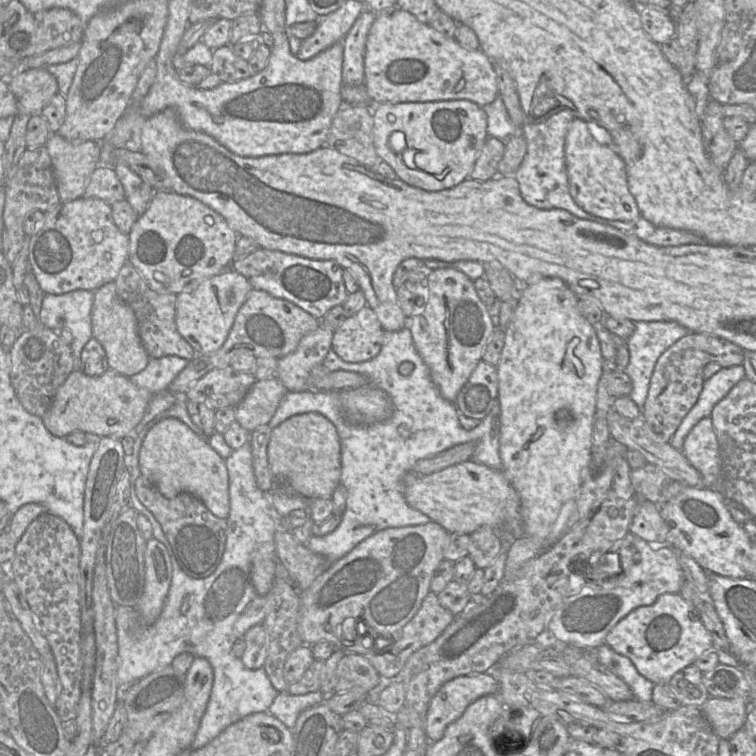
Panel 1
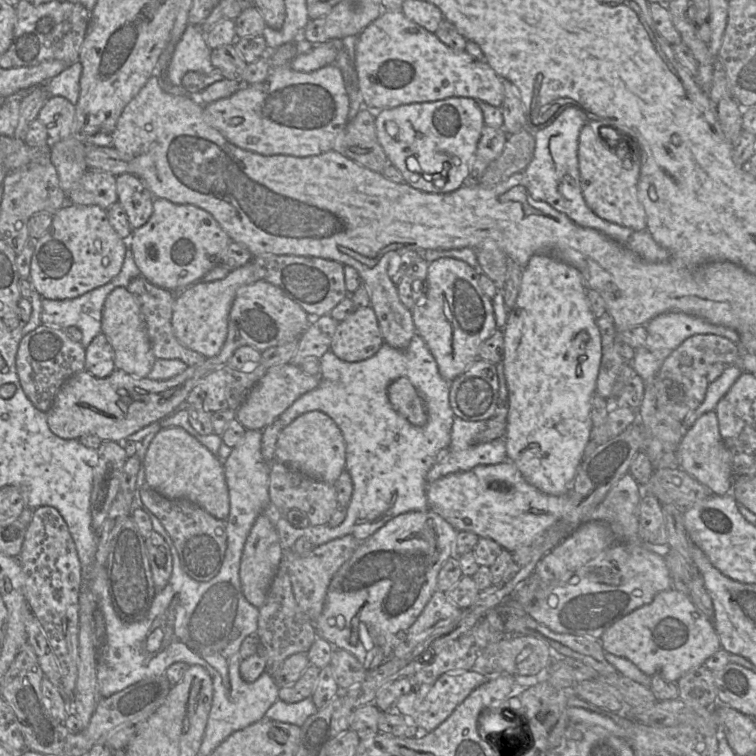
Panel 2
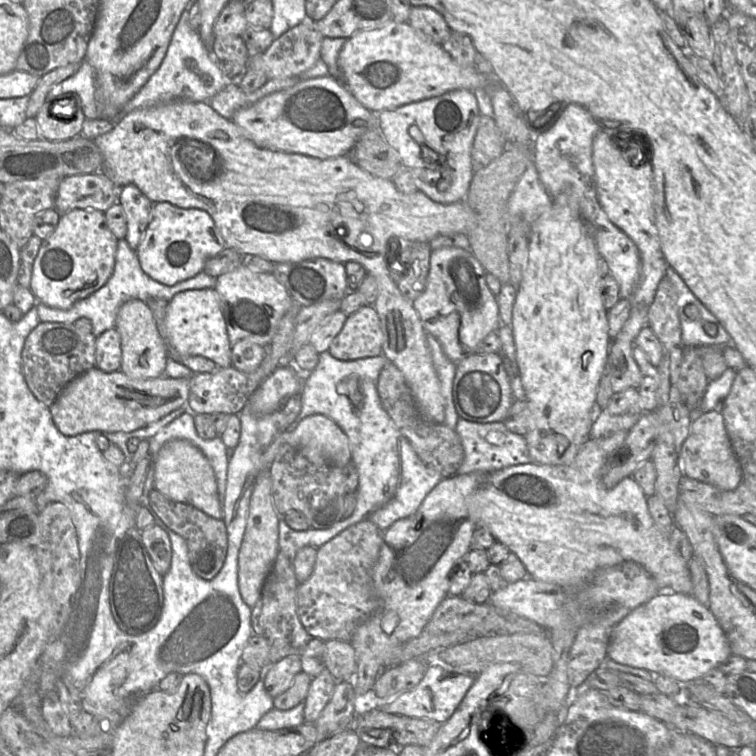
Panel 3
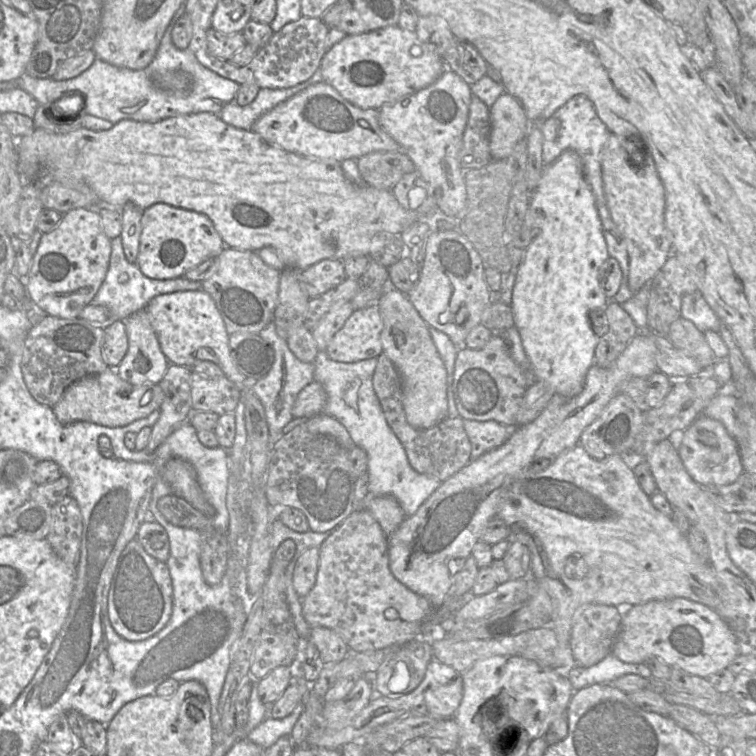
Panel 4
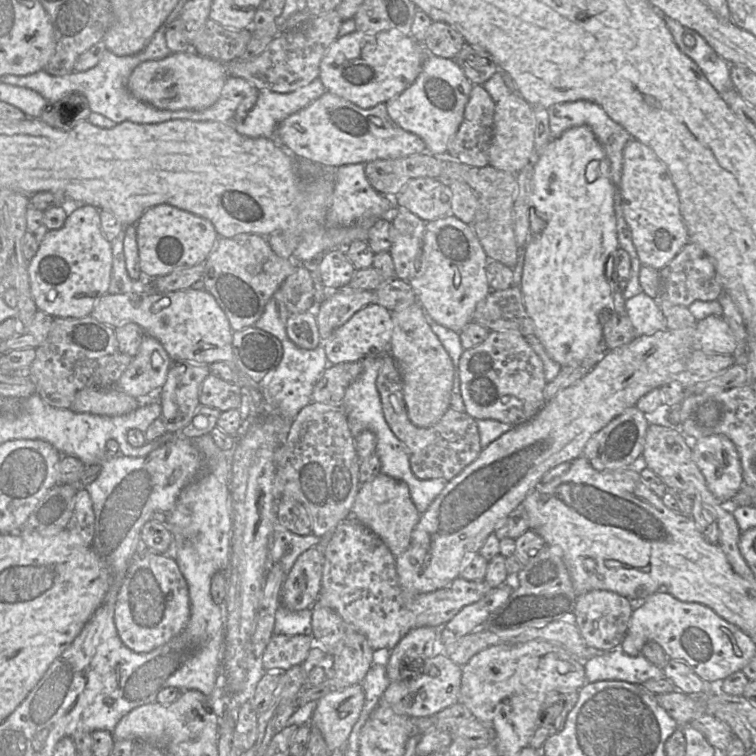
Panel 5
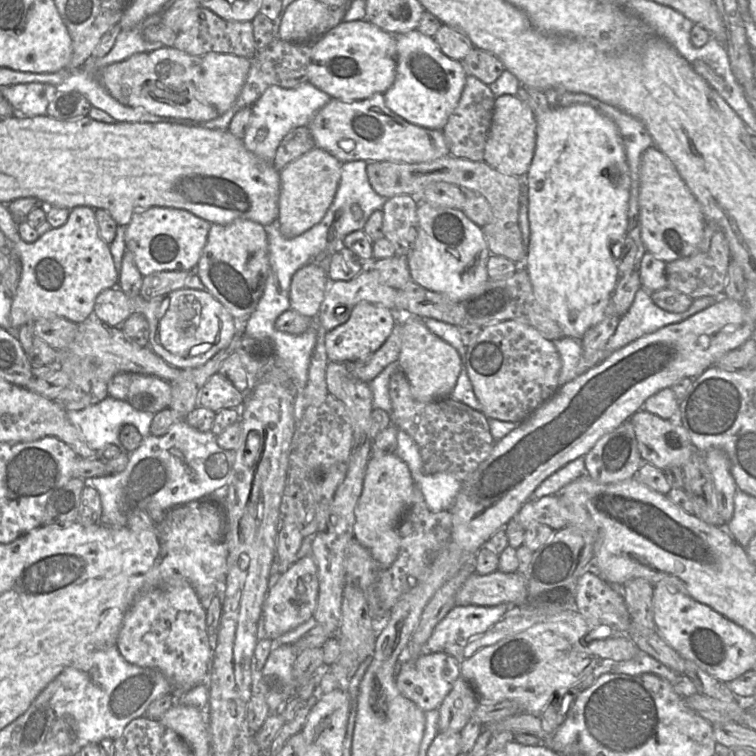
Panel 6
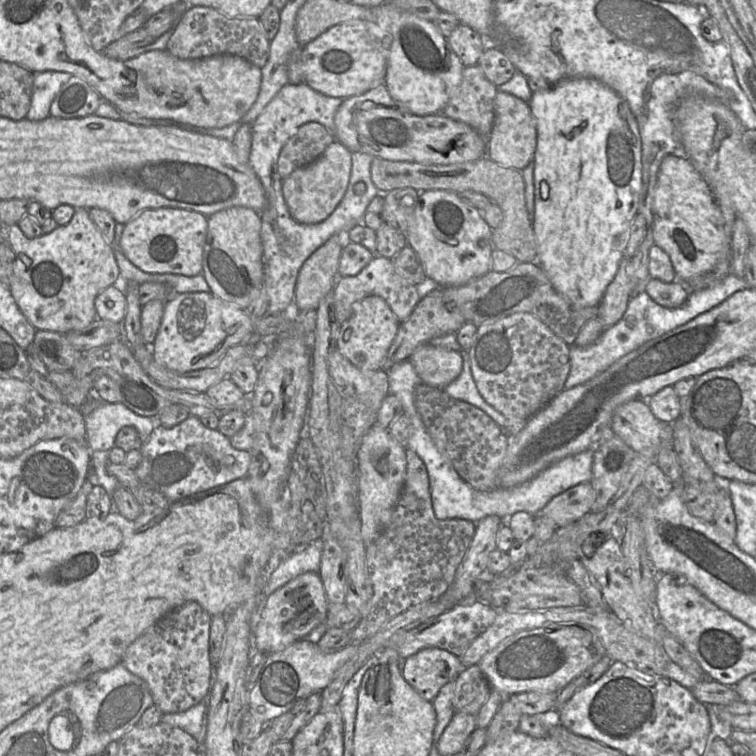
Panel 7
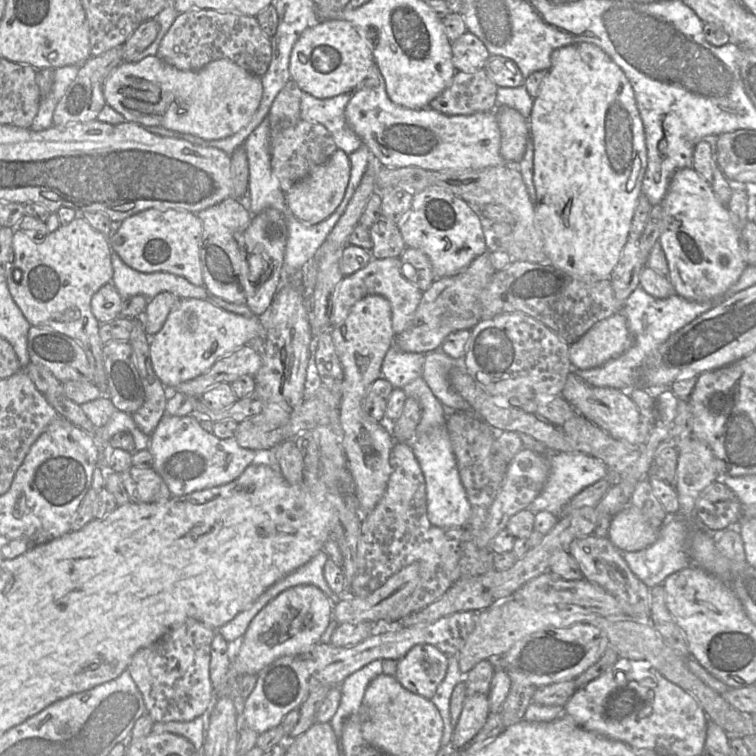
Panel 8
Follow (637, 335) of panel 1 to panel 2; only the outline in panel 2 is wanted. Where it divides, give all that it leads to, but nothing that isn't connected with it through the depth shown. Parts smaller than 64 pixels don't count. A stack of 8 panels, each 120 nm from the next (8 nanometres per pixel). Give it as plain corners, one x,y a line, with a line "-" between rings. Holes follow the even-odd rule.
671,311
658,315
645,325
647,331
647,338
645,344
635,350
634,357
630,363
636,375
638,375
644,382
647,383
655,378
659,368
663,364
664,360
683,343
687,338
697,334
714,334
729,339
739,349
739,357
746,351
743,349
740,343
739,334
725,326
712,324
705,319
685,314
682,312

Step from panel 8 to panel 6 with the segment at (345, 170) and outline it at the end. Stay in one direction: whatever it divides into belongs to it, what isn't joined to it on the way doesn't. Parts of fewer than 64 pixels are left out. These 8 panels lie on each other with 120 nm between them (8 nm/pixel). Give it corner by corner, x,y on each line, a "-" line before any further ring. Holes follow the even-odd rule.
314,147
280,171
280,199
277,221
285,238
294,238
318,224
336,195
342,162
322,148

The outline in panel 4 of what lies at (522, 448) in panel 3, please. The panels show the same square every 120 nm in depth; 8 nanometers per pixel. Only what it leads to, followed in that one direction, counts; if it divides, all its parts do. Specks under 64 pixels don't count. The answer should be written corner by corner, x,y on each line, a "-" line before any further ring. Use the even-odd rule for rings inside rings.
463,419
463,424
471,444
471,461
504,444
518,427
503,425
494,420

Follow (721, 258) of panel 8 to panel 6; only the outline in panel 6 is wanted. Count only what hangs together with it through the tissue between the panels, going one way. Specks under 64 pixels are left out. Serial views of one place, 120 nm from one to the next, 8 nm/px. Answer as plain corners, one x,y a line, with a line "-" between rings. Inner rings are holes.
655,145
642,154
638,202
641,240
646,251
666,263
695,252
703,239
705,216
672,161

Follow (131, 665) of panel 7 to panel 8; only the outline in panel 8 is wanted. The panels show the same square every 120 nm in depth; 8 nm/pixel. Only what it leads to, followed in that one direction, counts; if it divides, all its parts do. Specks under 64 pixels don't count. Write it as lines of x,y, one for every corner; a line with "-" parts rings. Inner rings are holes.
187,619
170,629
158,641
138,650
132,657
127,670
142,694
146,713
155,722
189,722
203,715
214,689
211,684
209,668
211,643
216,630
195,619

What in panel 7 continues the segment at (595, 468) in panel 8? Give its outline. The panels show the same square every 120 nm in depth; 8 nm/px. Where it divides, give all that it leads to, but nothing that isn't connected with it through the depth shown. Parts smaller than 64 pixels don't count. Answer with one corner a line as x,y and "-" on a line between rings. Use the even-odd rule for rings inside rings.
591,448
581,453
563,458
525,483
510,488
512,499
519,500
514,505
508,507
508,516
520,511
528,512
533,516
536,516
555,496
565,492
571,487
590,482
592,478
593,451
594,449

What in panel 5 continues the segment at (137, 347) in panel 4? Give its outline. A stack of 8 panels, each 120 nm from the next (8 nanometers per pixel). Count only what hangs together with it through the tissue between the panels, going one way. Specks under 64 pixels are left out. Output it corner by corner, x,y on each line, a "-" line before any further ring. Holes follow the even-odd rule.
146,334
136,356
116,386
134,398
158,392
173,362
161,343

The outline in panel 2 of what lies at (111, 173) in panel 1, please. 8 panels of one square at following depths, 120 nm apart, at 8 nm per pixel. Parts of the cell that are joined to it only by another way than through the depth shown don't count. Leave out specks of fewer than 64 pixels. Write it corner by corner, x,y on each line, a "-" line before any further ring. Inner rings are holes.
87,170
67,196
69,203
108,209
118,201
116,176
101,170

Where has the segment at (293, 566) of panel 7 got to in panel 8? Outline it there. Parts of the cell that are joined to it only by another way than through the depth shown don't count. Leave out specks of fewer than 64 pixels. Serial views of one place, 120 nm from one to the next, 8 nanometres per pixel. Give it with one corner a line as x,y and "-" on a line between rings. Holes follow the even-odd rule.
324,549
320,550
305,565
291,572
267,590
265,590
257,599
257,605
252,610
258,610
267,601
276,594
297,585
313,585
322,590
330,599
332,604
336,604
341,598
351,596
338,596
328,586
324,577
324,566
328,555

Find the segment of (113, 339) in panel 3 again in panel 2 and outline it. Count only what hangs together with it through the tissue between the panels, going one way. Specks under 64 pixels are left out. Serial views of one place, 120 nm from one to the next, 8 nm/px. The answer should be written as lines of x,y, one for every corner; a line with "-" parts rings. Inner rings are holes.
101,332
86,348
85,370
98,378
108,377
116,369
114,350

